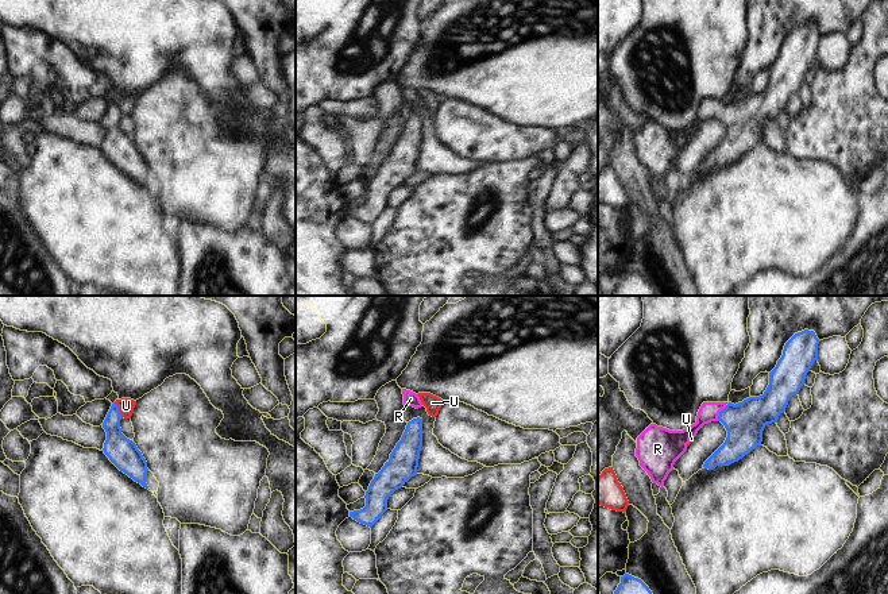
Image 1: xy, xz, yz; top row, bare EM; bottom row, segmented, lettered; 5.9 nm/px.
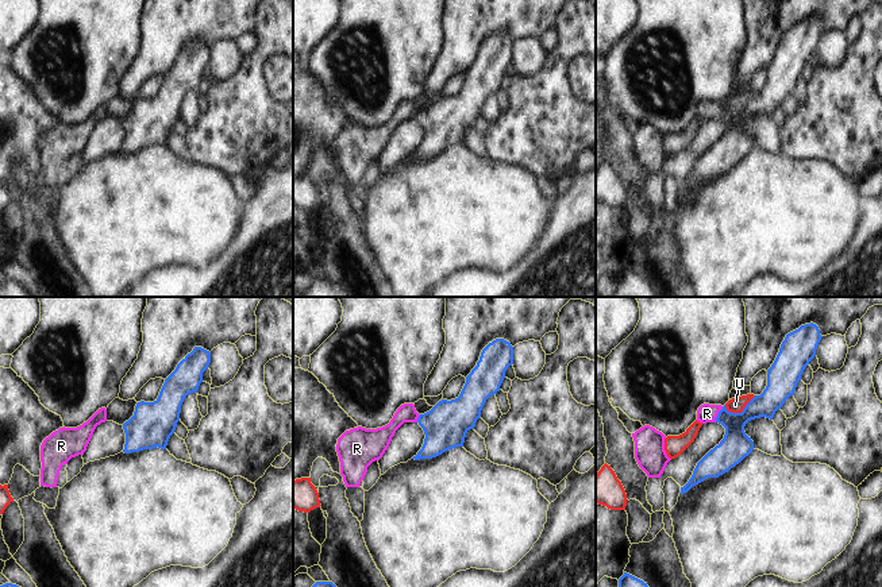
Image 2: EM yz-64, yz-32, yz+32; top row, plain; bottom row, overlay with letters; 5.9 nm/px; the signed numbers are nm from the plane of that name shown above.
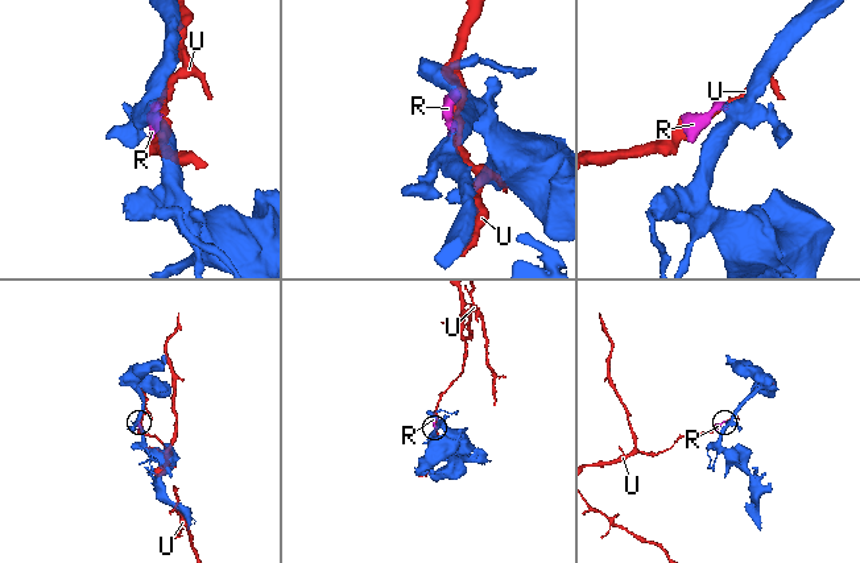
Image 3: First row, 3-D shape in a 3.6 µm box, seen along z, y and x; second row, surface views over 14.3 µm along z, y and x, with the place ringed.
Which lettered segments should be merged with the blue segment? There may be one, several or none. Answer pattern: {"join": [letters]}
{"join": ["R"]}

